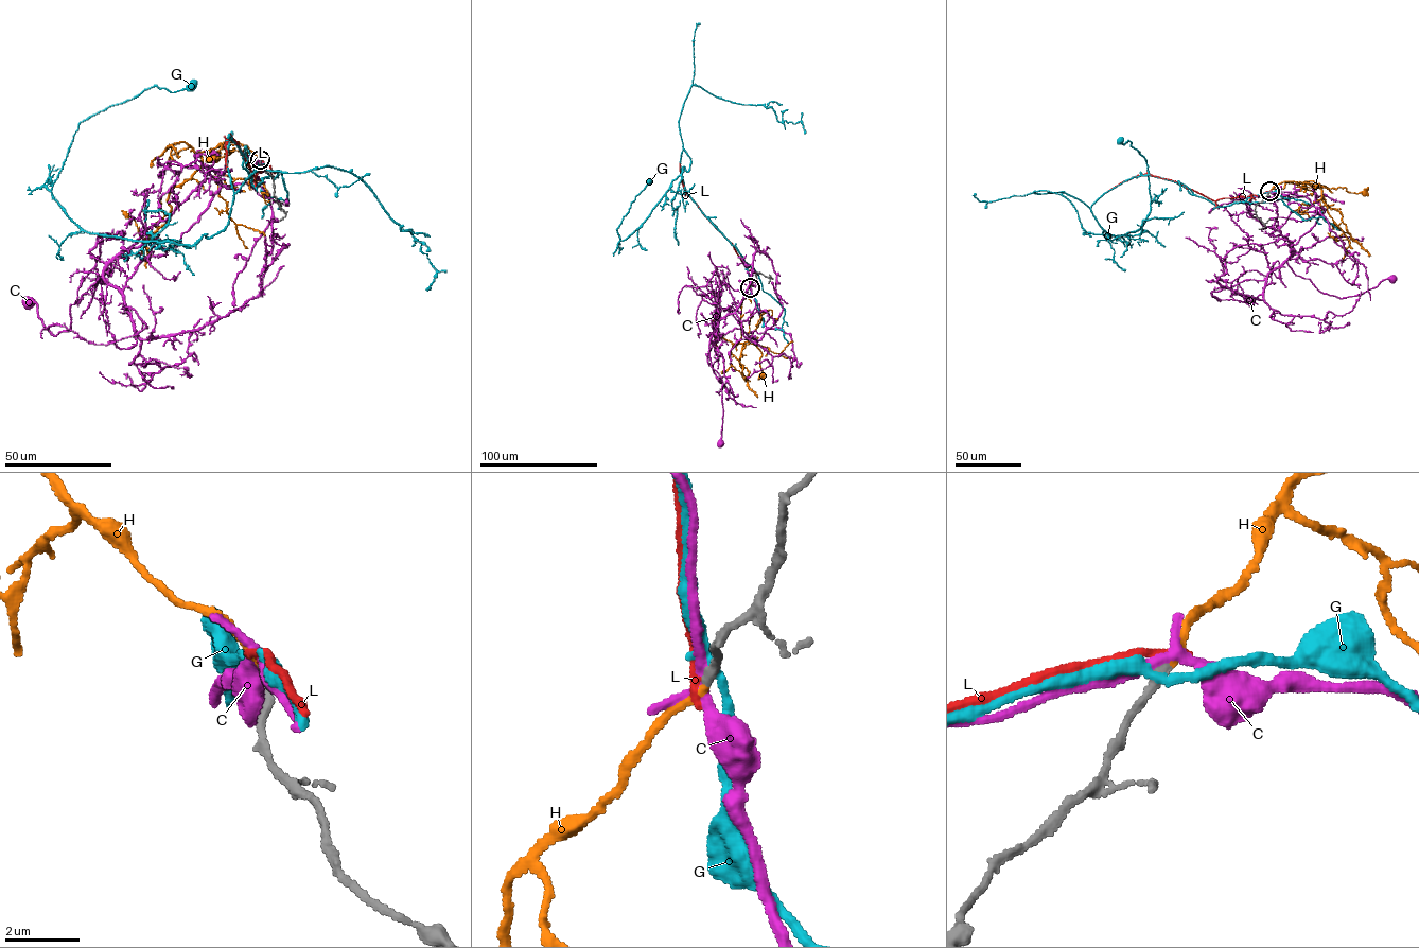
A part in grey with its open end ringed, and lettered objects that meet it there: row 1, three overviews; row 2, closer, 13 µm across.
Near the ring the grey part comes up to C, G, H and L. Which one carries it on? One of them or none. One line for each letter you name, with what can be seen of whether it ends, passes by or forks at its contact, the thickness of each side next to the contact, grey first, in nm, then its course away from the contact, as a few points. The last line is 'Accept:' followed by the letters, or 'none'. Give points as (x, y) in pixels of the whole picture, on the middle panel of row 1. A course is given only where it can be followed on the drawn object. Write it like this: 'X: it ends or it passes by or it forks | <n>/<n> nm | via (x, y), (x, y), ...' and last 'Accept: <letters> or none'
H: it ends | 200/150 nm | via (750, 287), (741, 304), (740, 327), (761, 353), (761, 374)
Accept: H

